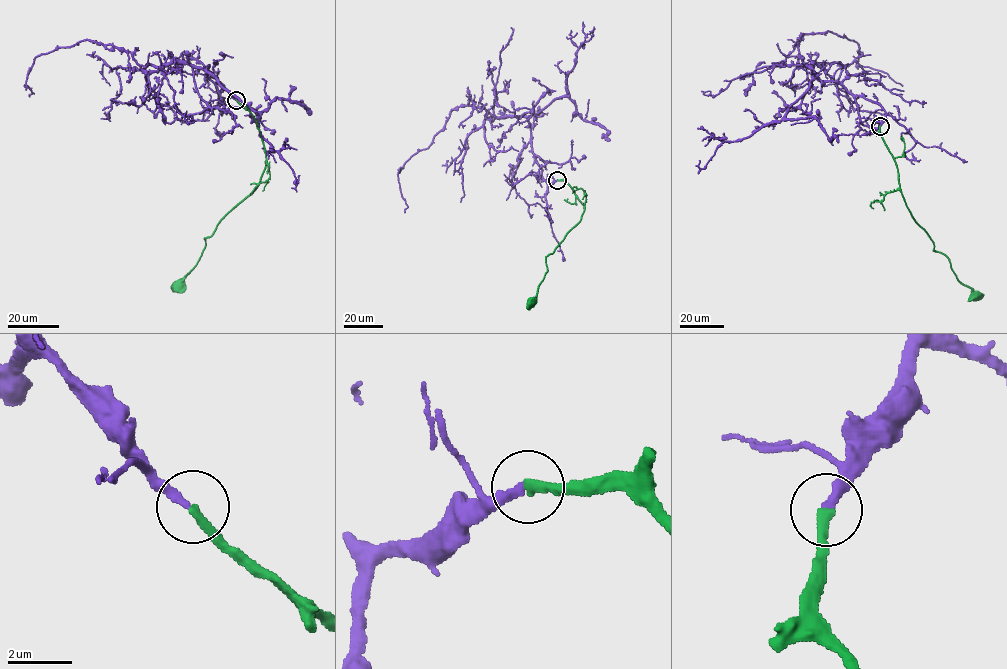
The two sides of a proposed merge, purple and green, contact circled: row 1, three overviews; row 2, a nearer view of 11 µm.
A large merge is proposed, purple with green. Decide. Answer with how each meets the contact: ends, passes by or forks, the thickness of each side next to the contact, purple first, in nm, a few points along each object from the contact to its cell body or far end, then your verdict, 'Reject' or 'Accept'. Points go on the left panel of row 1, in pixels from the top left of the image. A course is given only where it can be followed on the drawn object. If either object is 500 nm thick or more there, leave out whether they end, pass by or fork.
At the ring purple ends. At the ring green ends. Thickness 280 nm (purple) against 320 nm. Course of purple: (236, 100), (208, 68), (170, 62), (147, 73), (130, 52), (83, 39), (34, 58), (29, 96). Course of green: (236, 100), (259, 129), (265, 168), (254, 191), (204, 238), (197, 265), (176, 285). Accept

